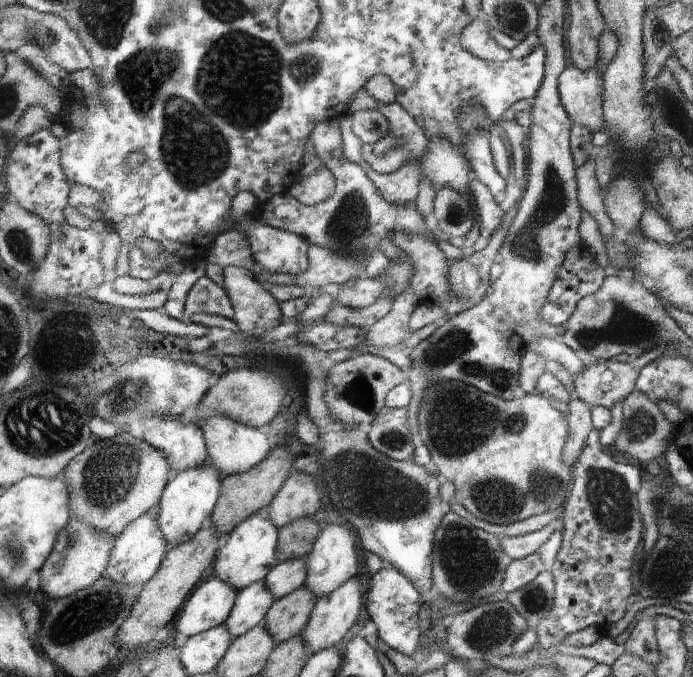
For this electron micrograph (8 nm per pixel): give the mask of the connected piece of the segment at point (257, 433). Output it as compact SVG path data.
M228 417L209 419L206 424L204 423L203 434L207 438L210 463L220 472L222 478L254 469L268 458L273 446L263 430L233 421Z

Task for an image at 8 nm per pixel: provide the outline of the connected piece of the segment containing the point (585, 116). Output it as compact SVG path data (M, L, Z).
M568 66L559 77L559 89L564 106L576 124L594 133L605 129L603 118L603 78L591 68L582 70Z

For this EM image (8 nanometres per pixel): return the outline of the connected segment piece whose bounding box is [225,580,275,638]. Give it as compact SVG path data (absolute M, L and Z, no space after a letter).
M263 580L247 586L246 589L238 590L235 606L225 622L232 638L239 637L254 628L265 617L274 601L275 598Z

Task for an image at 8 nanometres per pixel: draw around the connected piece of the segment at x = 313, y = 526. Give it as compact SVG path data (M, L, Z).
M298 518L280 528L276 549L278 562L305 558L314 548L318 534L320 530L314 518Z

